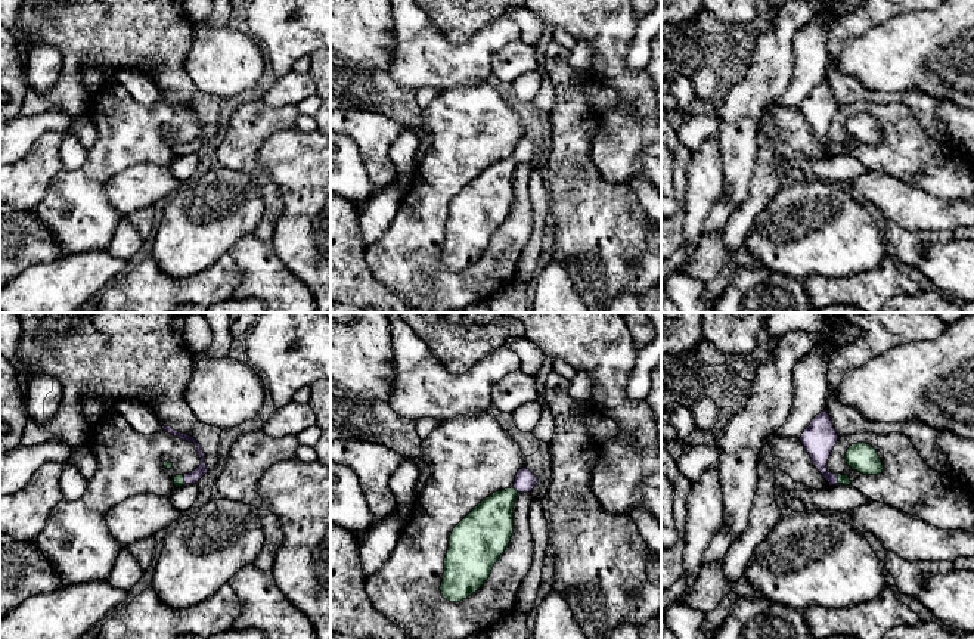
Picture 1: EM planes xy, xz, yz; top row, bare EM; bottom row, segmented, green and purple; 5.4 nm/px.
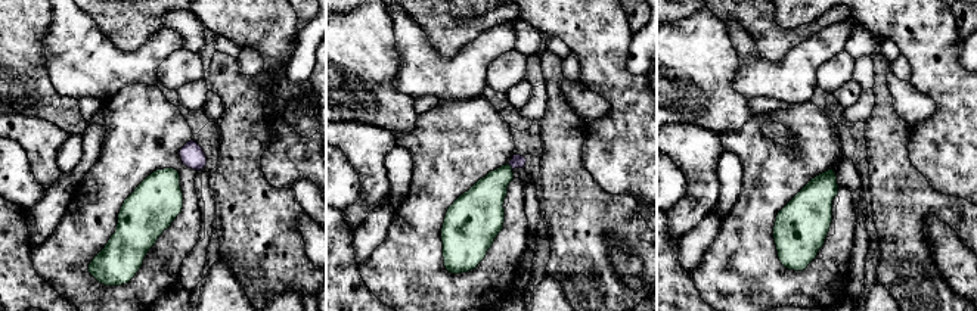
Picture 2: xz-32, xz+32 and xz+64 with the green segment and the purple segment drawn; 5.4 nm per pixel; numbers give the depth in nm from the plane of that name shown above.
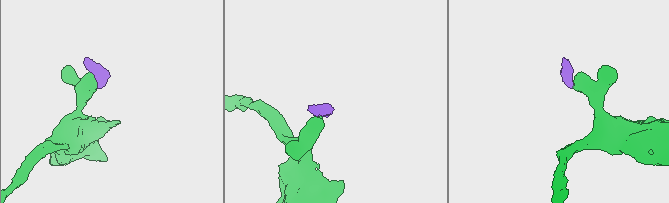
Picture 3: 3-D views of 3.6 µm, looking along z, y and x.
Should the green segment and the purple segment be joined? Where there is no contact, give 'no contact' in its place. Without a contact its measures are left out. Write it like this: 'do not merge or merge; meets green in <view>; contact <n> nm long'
merge; meets green in xz; contact 50 nm long

